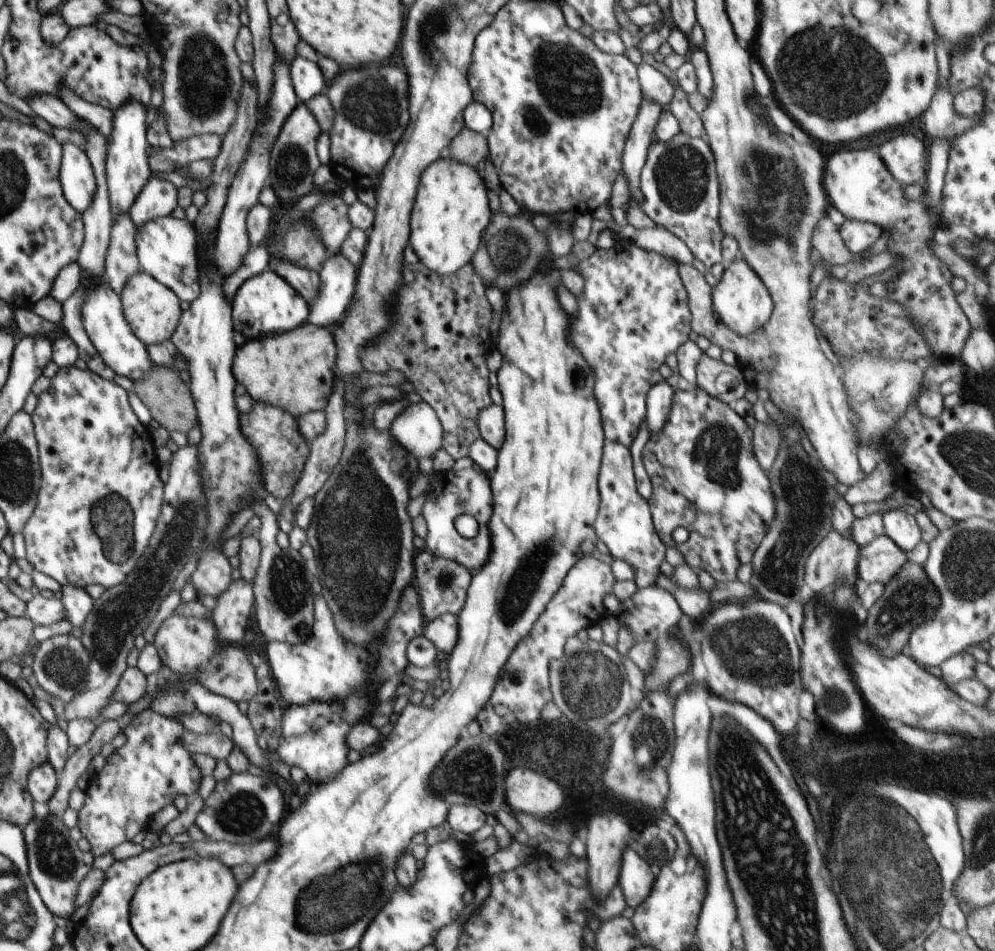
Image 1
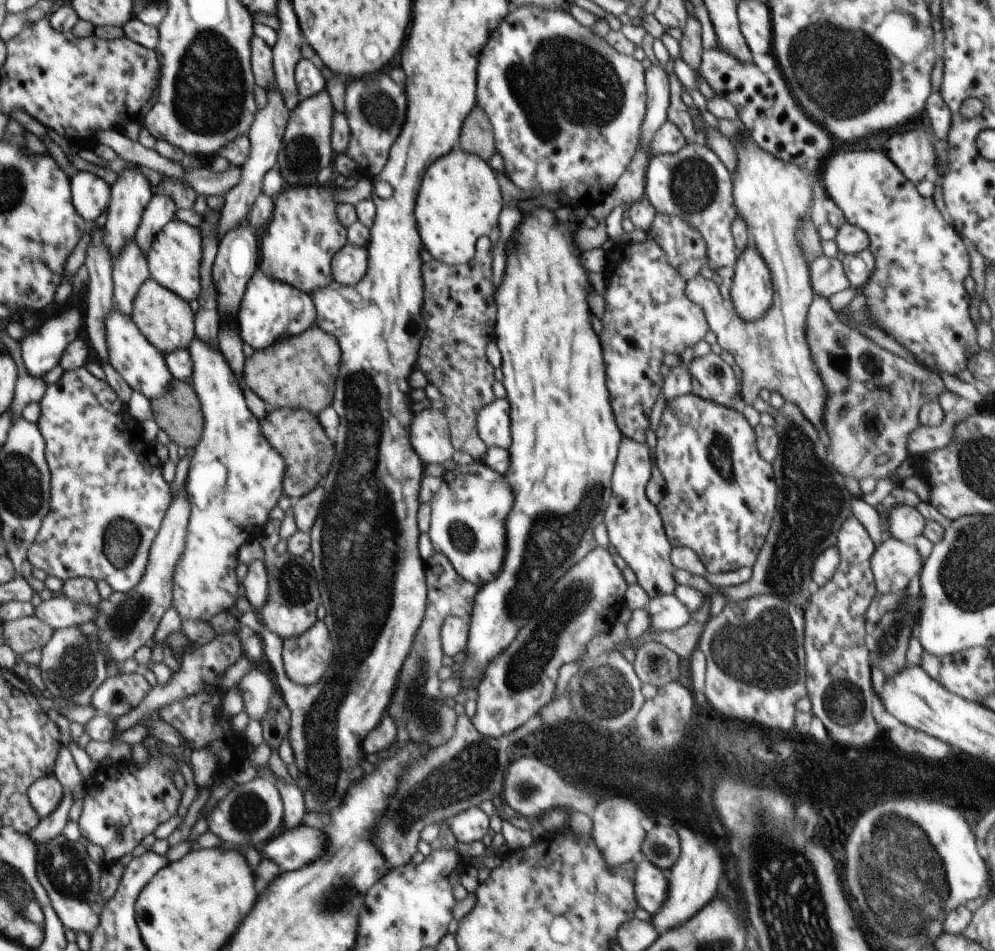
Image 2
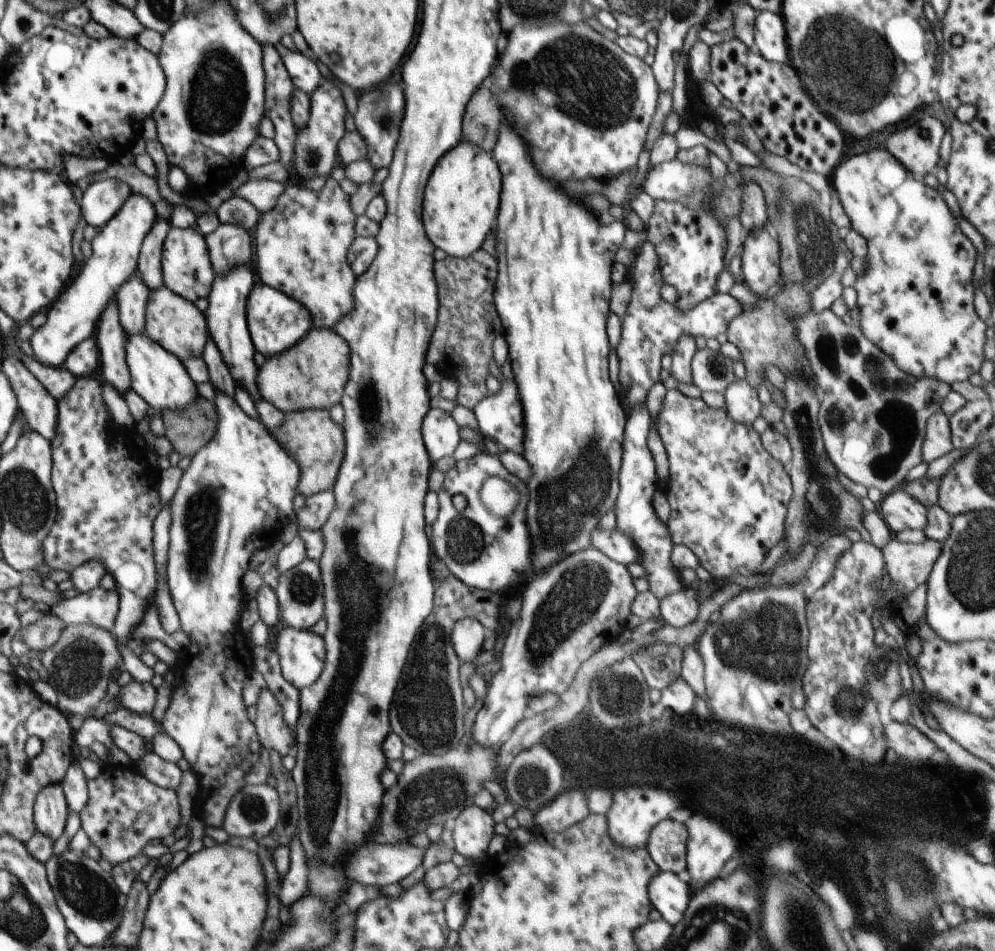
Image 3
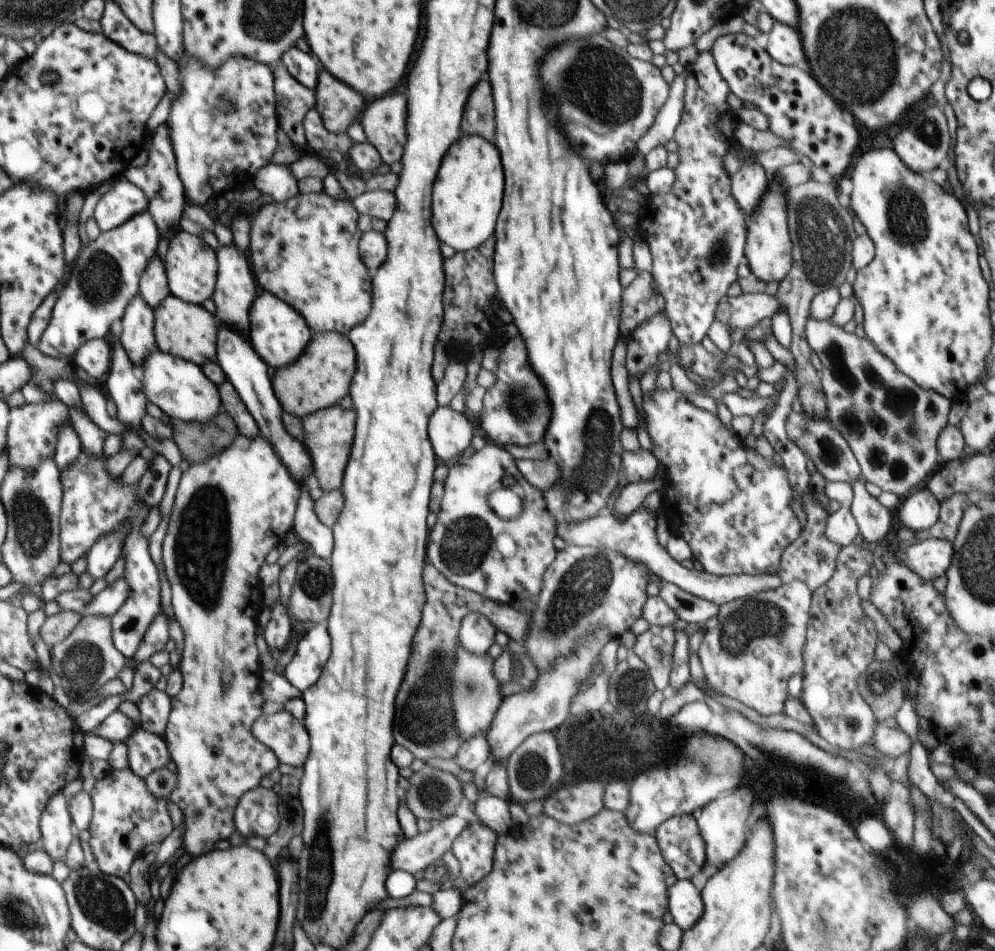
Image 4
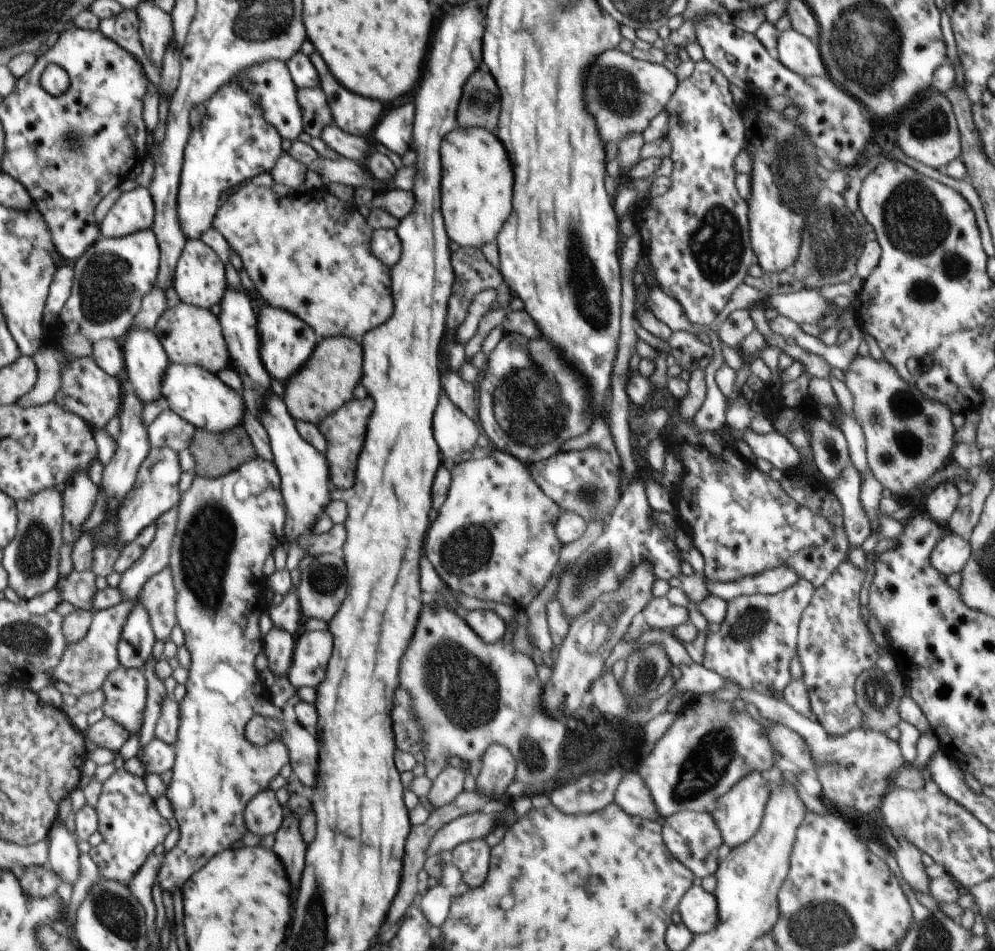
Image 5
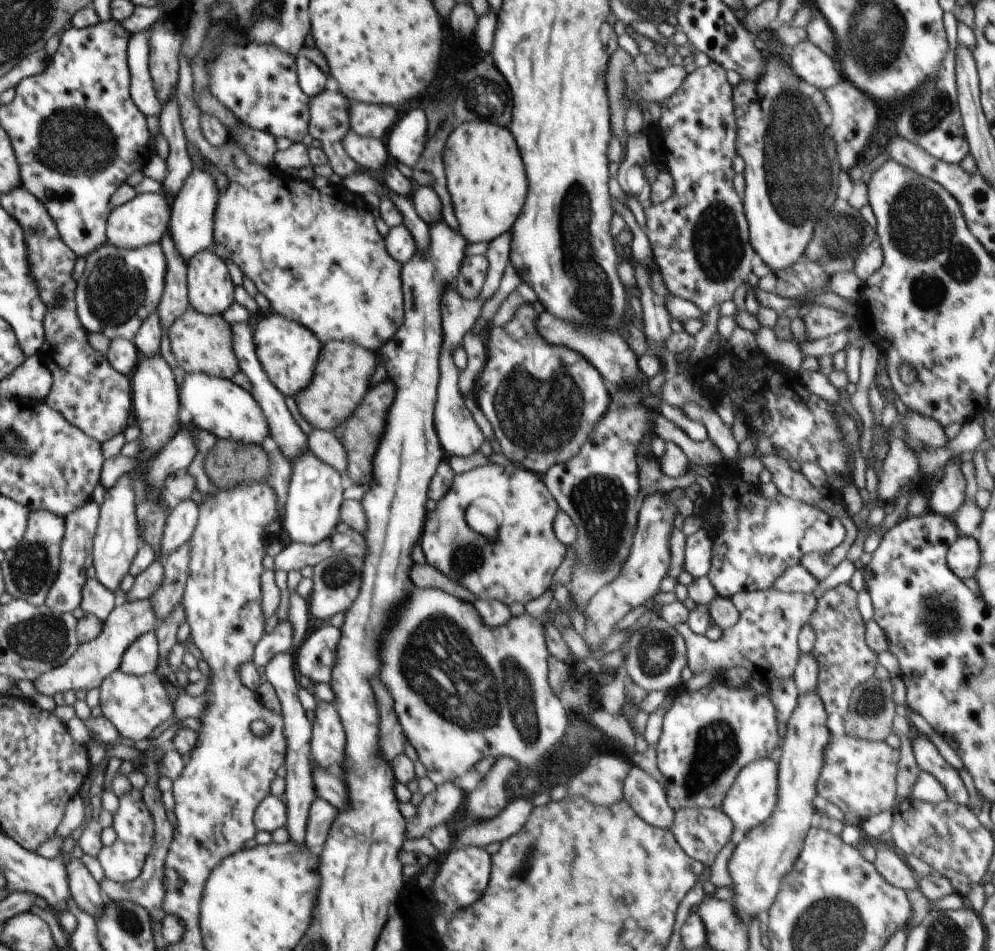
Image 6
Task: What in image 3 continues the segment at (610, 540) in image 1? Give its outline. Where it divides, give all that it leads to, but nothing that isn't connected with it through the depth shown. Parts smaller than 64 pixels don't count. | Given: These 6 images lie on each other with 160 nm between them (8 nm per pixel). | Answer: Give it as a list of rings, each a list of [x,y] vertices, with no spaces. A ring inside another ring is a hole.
[[[638,403],[637,407],[627,418],[623,436],[622,464],[619,468],[619,493],[615,502],[617,516],[617,529],[620,529],[627,537],[630,537],[641,552],[640,564],[648,573],[647,582],[649,591],[660,600],[666,595],[684,589],[684,586],[673,570],[671,564],[671,552],[673,540],[668,527],[658,519],[652,507],[652,496],[657,490],[659,478],[656,474],[655,462],[650,452],[647,438],[653,423],[649,413],[649,403]]]

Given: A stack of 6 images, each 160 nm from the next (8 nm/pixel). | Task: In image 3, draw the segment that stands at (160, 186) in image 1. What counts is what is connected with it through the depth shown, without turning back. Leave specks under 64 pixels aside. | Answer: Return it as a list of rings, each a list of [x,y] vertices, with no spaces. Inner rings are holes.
[[[158,218],[142,243],[137,262],[137,272],[150,291],[164,287],[161,258],[163,242],[170,227],[171,225],[168,222]]]

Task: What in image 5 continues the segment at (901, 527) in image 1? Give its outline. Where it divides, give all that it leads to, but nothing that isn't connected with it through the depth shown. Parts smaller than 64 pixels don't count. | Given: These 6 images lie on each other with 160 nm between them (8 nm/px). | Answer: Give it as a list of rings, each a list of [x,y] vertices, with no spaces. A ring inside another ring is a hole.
[[[946,481],[928,491],[920,511],[936,522],[946,524],[956,510],[960,495],[962,494],[956,484]]]

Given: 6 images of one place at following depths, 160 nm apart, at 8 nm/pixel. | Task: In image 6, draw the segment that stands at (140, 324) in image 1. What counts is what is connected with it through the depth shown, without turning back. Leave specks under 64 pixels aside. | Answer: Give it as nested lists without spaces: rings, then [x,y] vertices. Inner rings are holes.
[[[190,305],[186,312],[174,320],[168,328],[170,350],[180,368],[190,373],[204,373],[213,377],[228,379],[238,372],[239,364],[232,350],[232,330],[230,324],[220,315],[208,315],[197,312]]]

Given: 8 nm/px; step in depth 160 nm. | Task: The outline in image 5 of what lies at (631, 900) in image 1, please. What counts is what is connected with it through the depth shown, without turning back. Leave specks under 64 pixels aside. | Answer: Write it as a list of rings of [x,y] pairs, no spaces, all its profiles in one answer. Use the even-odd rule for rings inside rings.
[[[696,881],[682,895],[677,910],[682,915],[682,922],[695,934],[712,932],[717,927],[716,897],[704,891],[700,881]]]

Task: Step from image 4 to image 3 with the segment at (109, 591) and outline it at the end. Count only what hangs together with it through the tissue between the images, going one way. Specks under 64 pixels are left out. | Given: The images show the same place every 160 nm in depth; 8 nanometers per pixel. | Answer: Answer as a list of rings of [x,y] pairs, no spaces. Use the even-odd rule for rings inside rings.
[[[98,585],[78,597],[60,601],[51,611],[66,625],[94,625],[105,628],[115,638],[114,621],[119,611],[119,592]]]

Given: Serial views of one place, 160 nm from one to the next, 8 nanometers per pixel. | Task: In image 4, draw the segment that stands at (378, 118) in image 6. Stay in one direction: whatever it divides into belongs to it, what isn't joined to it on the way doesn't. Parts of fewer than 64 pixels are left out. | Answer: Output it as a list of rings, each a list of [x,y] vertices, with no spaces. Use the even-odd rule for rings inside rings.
[[[321,68],[315,88],[315,108],[321,114],[324,126],[333,133],[346,133],[354,120],[359,120],[369,101],[346,83]]]

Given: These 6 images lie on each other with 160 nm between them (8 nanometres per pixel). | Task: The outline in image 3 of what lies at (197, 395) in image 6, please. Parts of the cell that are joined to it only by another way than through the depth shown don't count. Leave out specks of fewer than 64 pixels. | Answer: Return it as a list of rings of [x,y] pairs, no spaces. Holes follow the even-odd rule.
[[[146,334],[127,336],[127,365],[131,374],[131,388],[155,411],[181,411],[193,405],[200,396],[198,388],[183,361]]]

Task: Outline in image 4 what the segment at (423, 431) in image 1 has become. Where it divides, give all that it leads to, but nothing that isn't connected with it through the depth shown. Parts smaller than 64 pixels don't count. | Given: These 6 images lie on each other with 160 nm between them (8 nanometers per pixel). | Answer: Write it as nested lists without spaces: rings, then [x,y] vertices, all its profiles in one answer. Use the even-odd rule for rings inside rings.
[[[439,406],[432,414],[428,434],[436,456],[444,463],[467,452],[466,448],[470,446],[472,437],[475,436],[474,425],[467,416],[450,406]]]

